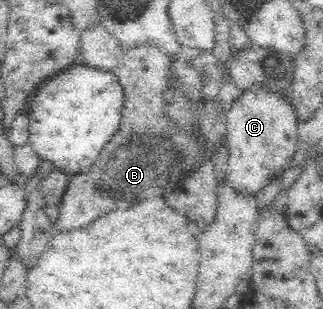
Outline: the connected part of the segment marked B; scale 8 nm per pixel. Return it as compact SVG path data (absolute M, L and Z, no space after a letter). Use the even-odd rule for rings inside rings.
M154 40L121 48L118 64L112 70L124 88L120 128L104 145L90 171L70 176L62 196L56 230L87 227L100 214L110 212L108 208L118 208L118 202L128 206L131 200L130 205L134 205L140 199L160 196L160 192L166 196L178 186L180 178L196 172L207 157L226 146L226 112L218 110L216 99L203 98L202 77L192 64L200 54L202 52L196 48L180 46L180 52L170 55ZM176 82L179 82L181 96L187 100L189 110L196 116L197 127L178 127L166 113L164 96Z

